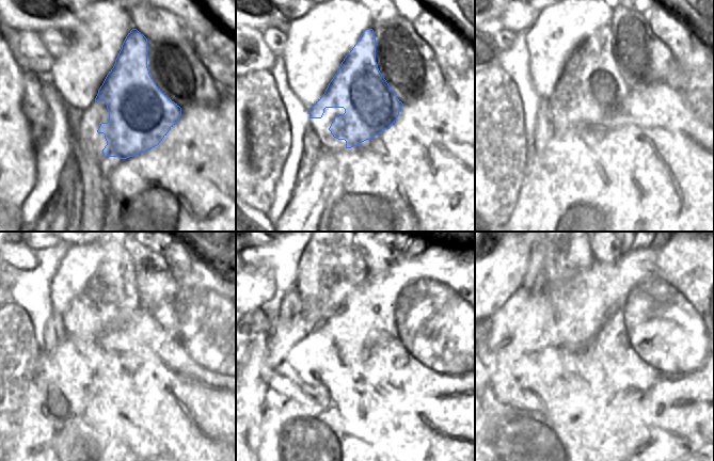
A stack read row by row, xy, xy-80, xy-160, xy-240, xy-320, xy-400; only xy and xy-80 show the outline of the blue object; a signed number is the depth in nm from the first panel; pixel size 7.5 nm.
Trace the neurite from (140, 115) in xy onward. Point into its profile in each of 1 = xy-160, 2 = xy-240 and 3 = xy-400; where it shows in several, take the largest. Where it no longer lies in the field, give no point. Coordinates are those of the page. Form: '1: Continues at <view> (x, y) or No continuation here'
1: Continues at xy-160 (590, 79)
2: Continues at xy-240 (110, 299)
3: Continues at xy-400 (567, 253).

